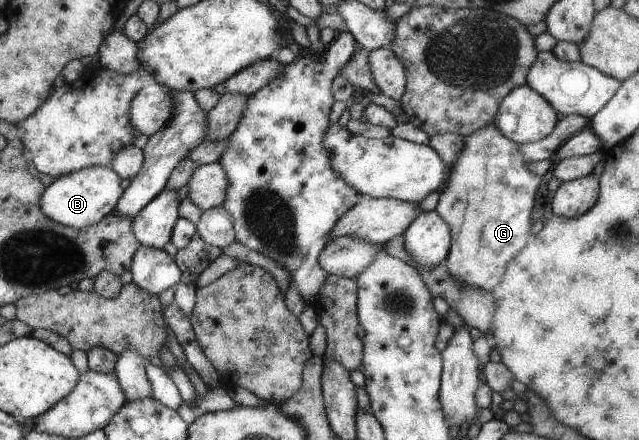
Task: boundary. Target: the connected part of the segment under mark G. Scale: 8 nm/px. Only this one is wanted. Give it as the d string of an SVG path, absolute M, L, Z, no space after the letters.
M494 123L476 129L462 138L462 142L461 152L450 165L447 186L438 192L438 202L434 209L450 226L450 249L443 264L459 284L491 292L501 281L505 263L527 241L531 227L531 207L541 179L527 170L525 164L529 159L522 156L519 145L505 137Z

